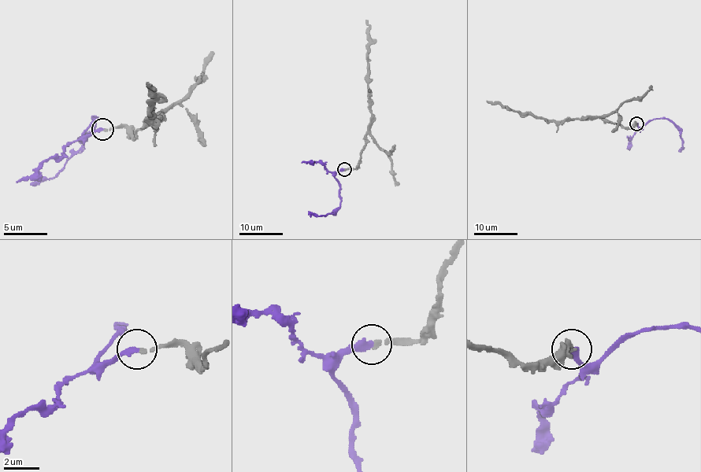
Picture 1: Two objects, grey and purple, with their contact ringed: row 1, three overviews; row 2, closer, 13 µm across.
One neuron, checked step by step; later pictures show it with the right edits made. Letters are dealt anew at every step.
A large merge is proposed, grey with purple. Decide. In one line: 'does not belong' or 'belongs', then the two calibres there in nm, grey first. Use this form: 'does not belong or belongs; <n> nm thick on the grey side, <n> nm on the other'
belongs; 170 nm thick on the grey side, 280 nm on the other

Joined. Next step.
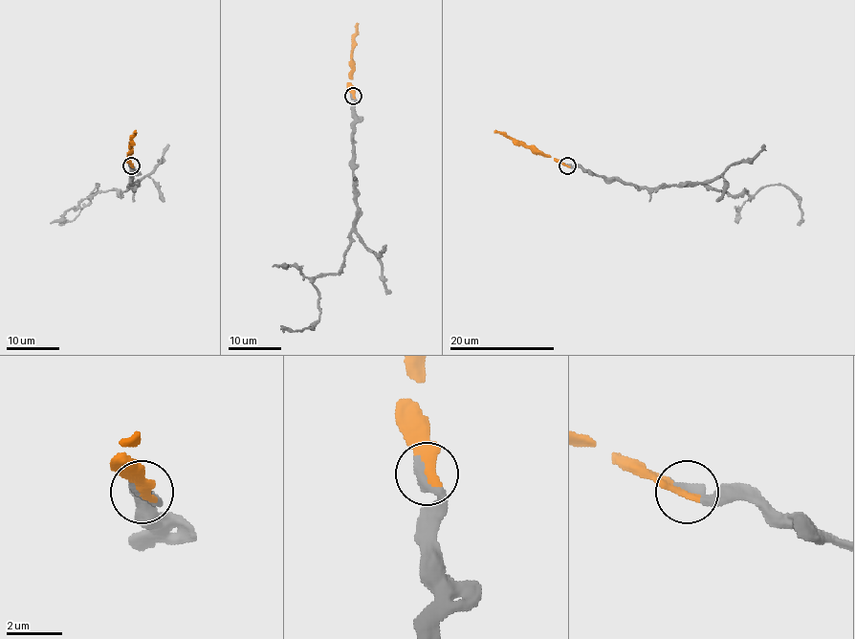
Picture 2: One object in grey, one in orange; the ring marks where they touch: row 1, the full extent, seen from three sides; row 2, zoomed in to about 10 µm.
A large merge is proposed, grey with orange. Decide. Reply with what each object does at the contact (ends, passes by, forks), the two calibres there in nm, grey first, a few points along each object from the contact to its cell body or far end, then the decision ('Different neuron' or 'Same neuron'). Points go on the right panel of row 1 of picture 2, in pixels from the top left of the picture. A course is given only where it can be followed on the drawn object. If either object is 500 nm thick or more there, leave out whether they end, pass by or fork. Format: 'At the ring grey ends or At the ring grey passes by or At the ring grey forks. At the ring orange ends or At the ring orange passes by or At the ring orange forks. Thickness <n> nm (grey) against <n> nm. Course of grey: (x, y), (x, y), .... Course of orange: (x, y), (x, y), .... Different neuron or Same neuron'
At the ring grey ends. At the ring orange ends. Thickness 440 nm (grey) against 400 nm. Course of grey: (567, 165), (641, 187), (704, 184), (751, 195), (768, 185), (785, 186), (799, 201), (797, 224). Course of orange: (567, 165), (518, 145), (512, 139), (493, 131). Same neuron

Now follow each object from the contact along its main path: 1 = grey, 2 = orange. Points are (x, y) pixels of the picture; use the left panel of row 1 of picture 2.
1: (130, 165), (135, 186), (130, 184), (121, 195), (115, 190), (93, 195), (97, 185), (79, 213), (58, 224)
2: (130, 165), (128, 156), (135, 131)

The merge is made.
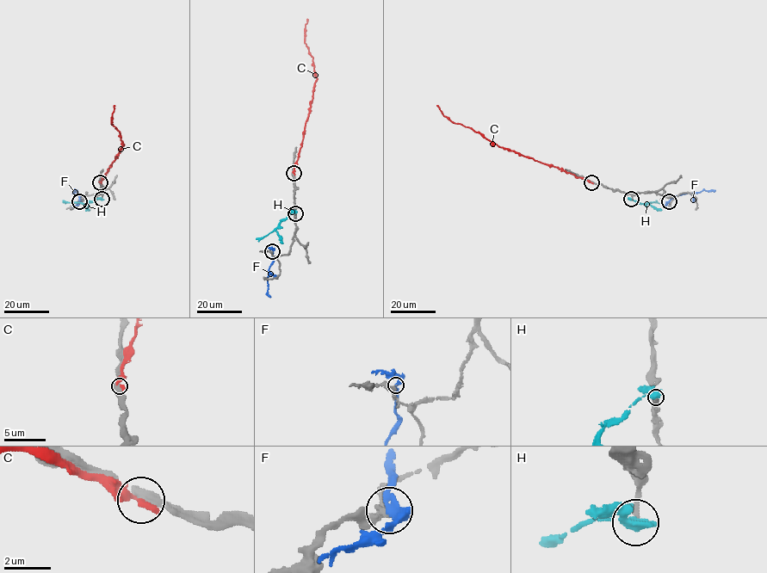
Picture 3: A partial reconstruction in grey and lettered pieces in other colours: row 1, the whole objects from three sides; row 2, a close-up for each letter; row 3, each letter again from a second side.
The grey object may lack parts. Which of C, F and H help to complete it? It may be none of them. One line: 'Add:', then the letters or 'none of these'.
Add: none of these

